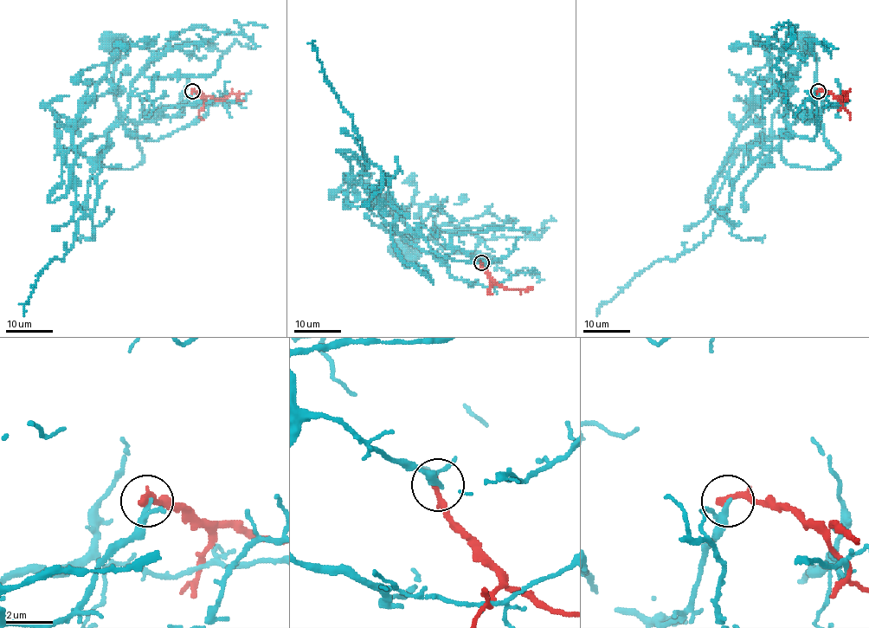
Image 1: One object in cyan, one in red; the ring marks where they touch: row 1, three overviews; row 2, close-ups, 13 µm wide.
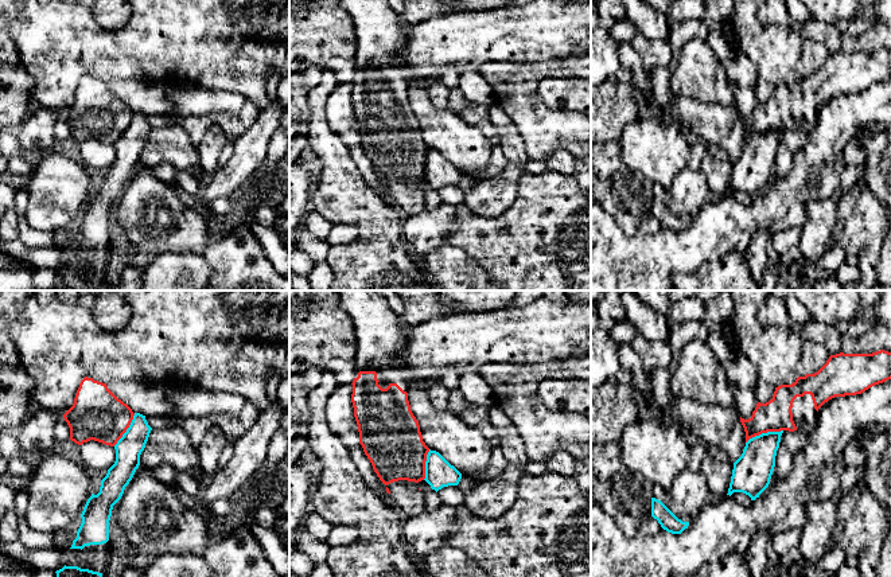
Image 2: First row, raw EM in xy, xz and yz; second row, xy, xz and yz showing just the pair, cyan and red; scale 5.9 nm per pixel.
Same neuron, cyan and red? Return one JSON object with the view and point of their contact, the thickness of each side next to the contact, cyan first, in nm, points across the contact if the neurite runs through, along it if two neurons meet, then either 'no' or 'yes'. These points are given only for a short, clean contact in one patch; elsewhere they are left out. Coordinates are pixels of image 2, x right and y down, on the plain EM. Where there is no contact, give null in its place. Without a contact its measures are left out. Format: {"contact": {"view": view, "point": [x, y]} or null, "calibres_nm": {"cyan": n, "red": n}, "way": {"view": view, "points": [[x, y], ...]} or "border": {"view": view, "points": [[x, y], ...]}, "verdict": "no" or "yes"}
{"contact": {"view": "yz", "point": [763, 132]}, "calibres_nm": {"cyan": 220, "red": 190}, "border": {"view": "yz", "points": [[782, 128], [762, 131], [746, 141]]}, "verdict": "no"}

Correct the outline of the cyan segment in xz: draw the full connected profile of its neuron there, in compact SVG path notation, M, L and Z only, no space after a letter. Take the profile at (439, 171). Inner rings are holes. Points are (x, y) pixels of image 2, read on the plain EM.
M431 149L425 160L425 180L436 191L443 186L458 184L462 172L451 164L439 151Z

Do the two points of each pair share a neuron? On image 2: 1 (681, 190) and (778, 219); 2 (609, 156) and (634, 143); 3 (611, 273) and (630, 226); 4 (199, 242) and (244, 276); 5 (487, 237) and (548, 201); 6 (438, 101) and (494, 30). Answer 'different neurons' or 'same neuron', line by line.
1: different neurons
2: different neurons
3: different neurons
4: different neurons
5: same neuron
6: different neurons

